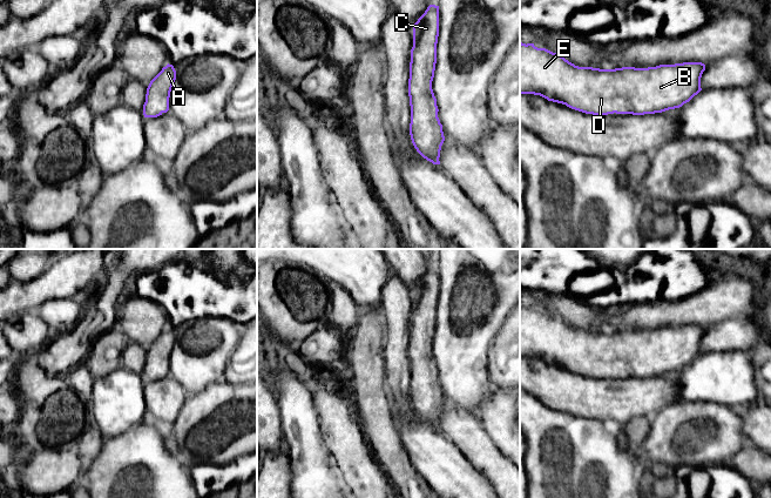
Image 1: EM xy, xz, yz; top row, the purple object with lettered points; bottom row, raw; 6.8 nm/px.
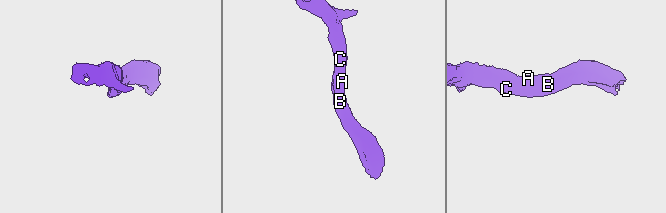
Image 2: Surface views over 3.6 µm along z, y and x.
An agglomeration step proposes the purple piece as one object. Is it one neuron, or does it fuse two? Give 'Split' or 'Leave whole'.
Leave whole

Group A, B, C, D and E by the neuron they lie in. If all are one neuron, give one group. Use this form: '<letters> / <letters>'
A B C D E

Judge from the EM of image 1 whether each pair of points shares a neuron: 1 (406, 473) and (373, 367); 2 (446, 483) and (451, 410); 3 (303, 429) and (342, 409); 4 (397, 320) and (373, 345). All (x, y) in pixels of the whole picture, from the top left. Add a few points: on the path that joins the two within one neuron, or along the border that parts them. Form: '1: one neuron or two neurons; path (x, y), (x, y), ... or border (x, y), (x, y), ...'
1: one neuron; path (386, 446), (373, 411), (373, 394)
2: two neurons; border (447, 439), (453, 444)
3: two neurons; border (312, 394), (312, 403), (327, 446)
4: two neurons; border (385, 342), (381, 349)

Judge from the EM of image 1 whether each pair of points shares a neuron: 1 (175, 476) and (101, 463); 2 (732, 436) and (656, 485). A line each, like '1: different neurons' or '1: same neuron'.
1: same neuron
2: different neurons

